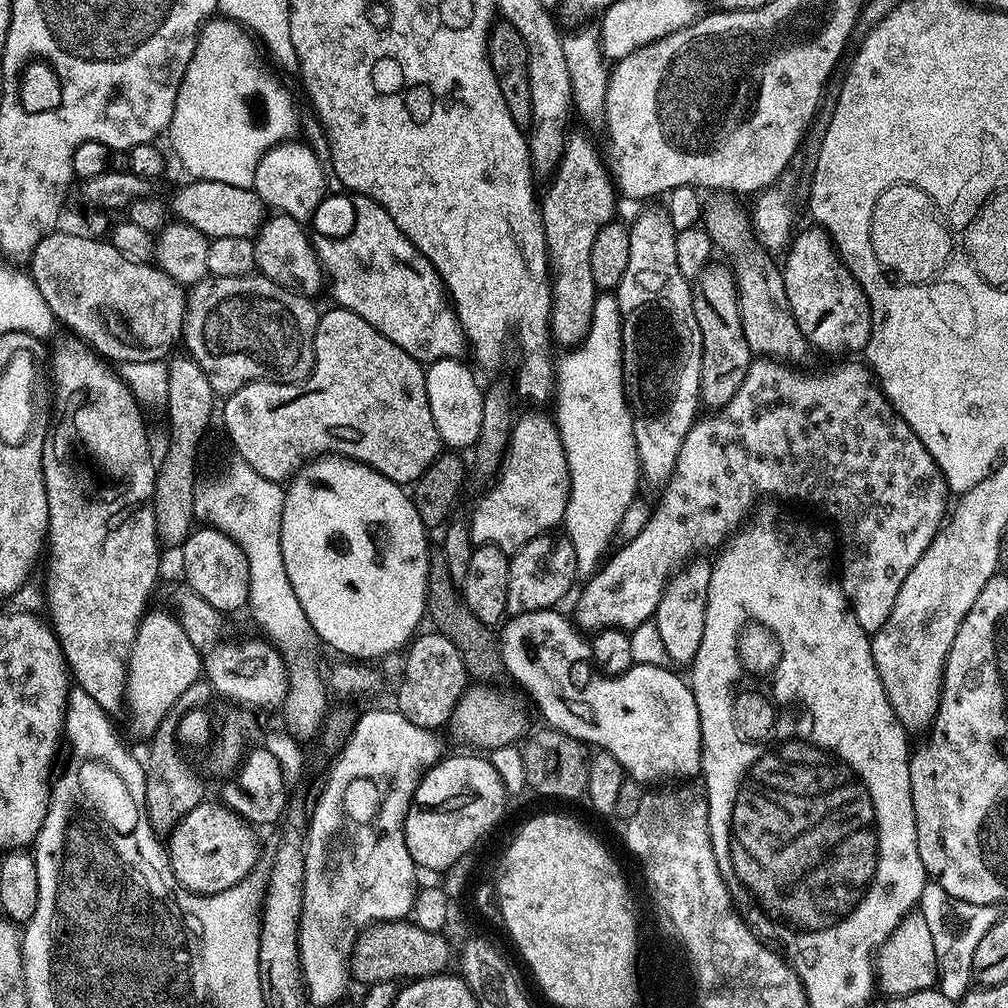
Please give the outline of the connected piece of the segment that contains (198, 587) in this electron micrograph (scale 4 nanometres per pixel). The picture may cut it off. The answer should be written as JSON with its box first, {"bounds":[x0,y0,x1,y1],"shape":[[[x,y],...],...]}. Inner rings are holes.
{"bounds":[182,526,250,614],"shape":[[[200,526],[186,538],[182,547],[184,553],[183,579],[210,602],[221,614],[229,614],[235,608],[243,609],[248,602],[250,586],[250,570],[246,562],[246,554],[230,537],[211,526]]]}

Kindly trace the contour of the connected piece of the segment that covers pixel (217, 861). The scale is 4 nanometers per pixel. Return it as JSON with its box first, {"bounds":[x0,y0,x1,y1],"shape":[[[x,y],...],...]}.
{"bounds":[166,802,262,896],"shape":[[[205,802],[194,806],[194,810],[181,818],[180,825],[166,840],[168,861],[176,880],[188,891],[204,896],[213,896],[234,886],[246,878],[261,855],[262,849],[256,832],[253,825],[223,802]]]}

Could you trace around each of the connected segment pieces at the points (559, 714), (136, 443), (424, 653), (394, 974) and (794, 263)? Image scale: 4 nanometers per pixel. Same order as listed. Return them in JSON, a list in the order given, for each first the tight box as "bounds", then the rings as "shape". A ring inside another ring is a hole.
[{"bounds":[502,608,702,782],"shape":[[[543,608],[537,612],[527,612],[526,614],[518,614],[511,618],[505,619],[502,624],[504,628],[504,636],[502,632],[502,668],[505,673],[507,671],[526,691],[532,695],[534,703],[540,707],[540,712],[545,716],[547,727],[554,728],[560,732],[564,732],[570,738],[580,741],[584,746],[591,746],[593,749],[609,751],[624,768],[625,773],[631,779],[647,782],[647,780],[672,780],[675,776],[696,776],[701,775],[700,759],[702,758],[702,742],[700,741],[700,715],[698,714],[698,706],[694,702],[694,694],[690,687],[689,681],[684,680],[680,676],[675,676],[668,668],[659,668],[656,664],[640,664],[633,663],[632,667],[627,668],[620,676],[606,676],[599,671],[592,658],[592,646],[587,639],[583,640],[581,629],[577,627],[571,619],[568,620],[560,613],[560,610]]]},{"bounds":[44,338,162,714],"shape":[[[70,338],[65,344],[60,344],[56,349],[51,349],[50,352],[50,384],[54,389],[54,396],[56,392],[56,420],[54,416],[54,427],[50,432],[50,439],[44,445],[44,481],[46,482],[46,502],[48,503],[48,534],[46,537],[46,560],[48,556],[48,612],[50,617],[50,623],[56,633],[56,636],[60,639],[60,648],[64,652],[64,660],[68,663],[70,669],[71,679],[74,681],[75,687],[79,691],[90,694],[90,698],[94,698],[94,702],[98,702],[98,706],[102,706],[102,710],[109,714],[116,714],[116,711],[121,711],[122,701],[126,696],[126,689],[128,686],[128,659],[132,653],[132,644],[136,640],[136,628],[140,625],[140,617],[144,615],[146,609],[149,607],[148,599],[152,596],[152,587],[156,584],[156,579],[160,576],[160,553],[162,553],[162,547],[156,538],[155,532],[155,516],[154,506],[152,505],[152,495],[155,492],[155,480],[157,473],[157,461],[152,461],[152,444],[148,441],[148,428],[144,425],[144,412],[141,401],[138,399],[137,393],[132,388],[128,389],[128,384],[115,372],[113,365],[109,361],[105,360],[103,356],[97,354],[89,345],[85,344],[83,340],[79,338]]]},{"bounds":[395,630,470,730],"shape":[[[428,630],[425,636],[417,635],[407,645],[407,652],[408,657],[404,660],[404,677],[401,678],[400,689],[396,692],[395,707],[407,720],[414,722],[414,726],[440,730],[443,724],[445,727],[451,721],[458,702],[470,687],[470,677],[462,662],[462,654],[458,654],[458,646],[454,646],[454,642],[450,642],[450,638],[446,638],[441,632],[435,630]]]},{"bounds":[350,919,448,986],"shape":[[[411,919],[373,922],[357,935],[350,953],[350,976],[363,986],[402,982],[407,978],[435,976],[448,964],[448,944],[439,932],[422,930]]]},{"bounds":[782,226,872,354],"shape":[[[811,226],[805,232],[797,231],[787,249],[788,257],[782,260],[786,298],[790,298],[790,310],[813,349],[821,348],[824,352],[848,352],[844,354],[863,353],[868,347],[872,333],[872,308],[868,298],[852,271],[844,264],[831,236],[820,226]]]}]

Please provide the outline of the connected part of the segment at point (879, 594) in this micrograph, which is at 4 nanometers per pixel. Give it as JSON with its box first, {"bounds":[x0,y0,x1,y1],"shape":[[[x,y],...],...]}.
{"bounds":[574,358,950,634],"shape":[[[756,358],[752,365],[748,367],[746,378],[742,378],[742,386],[738,386],[738,394],[730,398],[724,407],[713,411],[712,416],[701,415],[693,424],[690,434],[686,434],[686,442],[682,442],[682,450],[678,450],[678,462],[672,471],[672,477],[663,485],[664,493],[660,496],[660,501],[652,508],[652,517],[642,526],[642,534],[638,538],[621,543],[620,549],[616,553],[613,551],[607,557],[606,562],[601,563],[600,567],[587,577],[584,589],[580,592],[580,597],[576,600],[576,616],[574,620],[581,629],[603,630],[606,628],[618,628],[621,630],[633,630],[640,628],[644,623],[651,621],[656,615],[656,607],[660,601],[660,594],[664,590],[673,575],[674,569],[693,554],[698,554],[702,548],[719,549],[737,531],[741,523],[740,518],[748,508],[748,503],[752,500],[755,492],[777,492],[780,496],[785,496],[788,500],[805,500],[806,503],[816,503],[824,512],[829,512],[836,519],[836,524],[840,527],[838,532],[838,544],[844,547],[844,553],[838,556],[838,579],[841,588],[844,589],[844,596],[848,599],[850,611],[858,618],[862,630],[869,634],[875,634],[883,626],[886,618],[890,618],[890,610],[894,610],[894,601],[898,599],[898,590],[902,590],[902,582],[906,582],[906,574],[914,570],[914,562],[926,554],[930,542],[940,533],[942,525],[946,520],[946,513],[950,508],[950,493],[948,483],[944,480],[942,470],[936,464],[934,458],[926,450],[910,430],[910,426],[903,420],[896,409],[892,407],[888,397],[884,395],[884,389],[878,383],[876,376],[867,363],[860,362],[855,364],[855,359],[848,358],[845,364],[836,364],[833,368],[824,368],[821,372],[803,372],[800,368],[788,362],[781,362],[776,358]]]}

